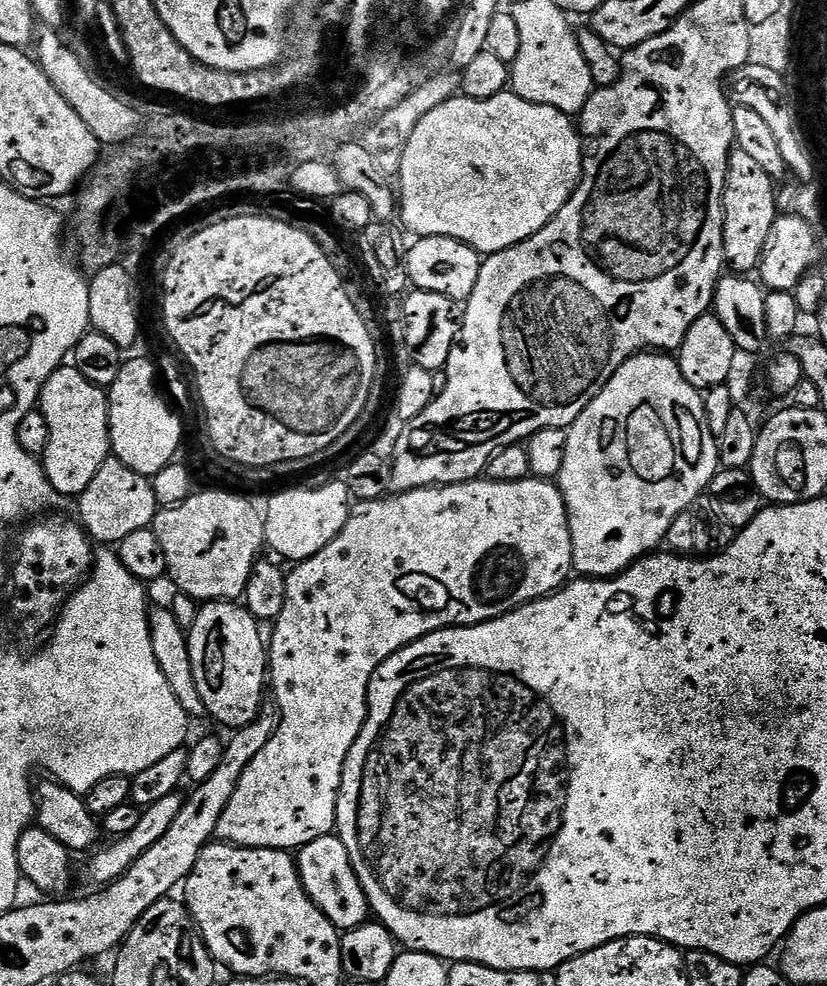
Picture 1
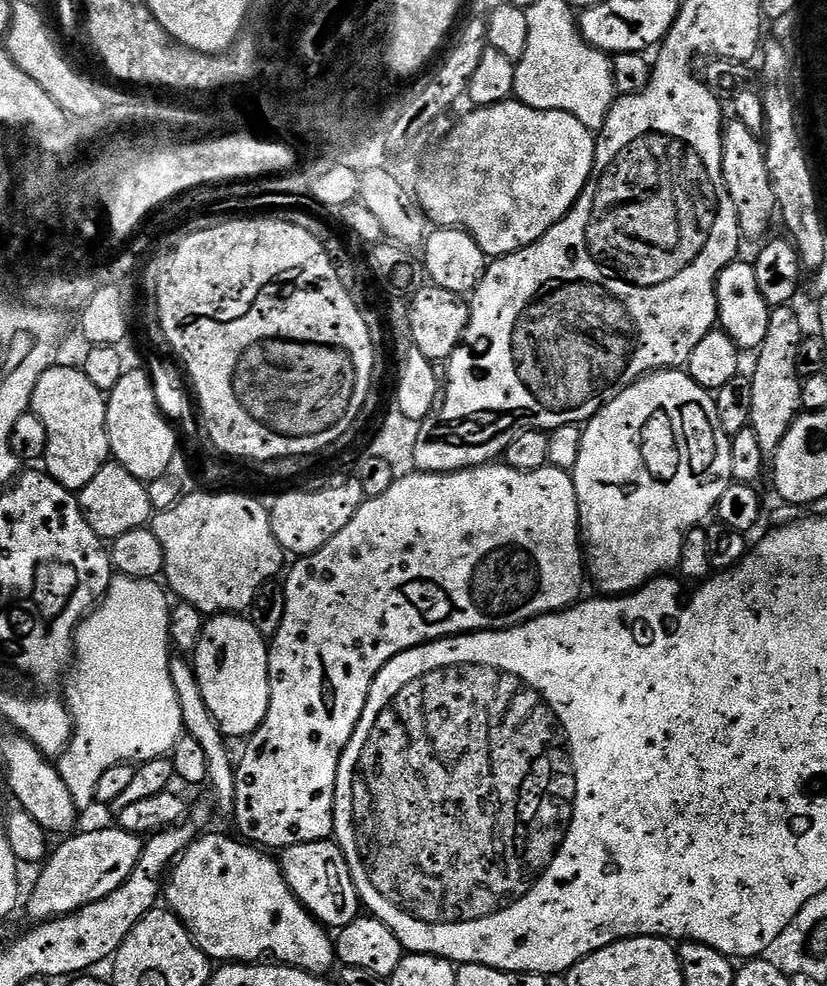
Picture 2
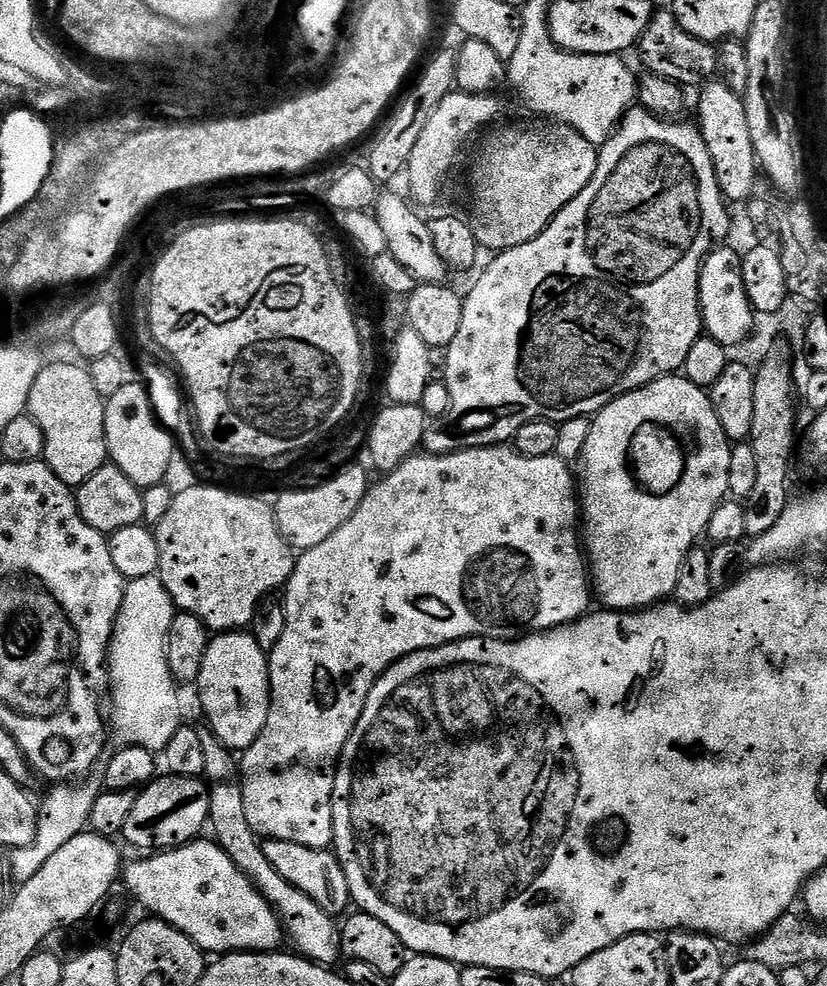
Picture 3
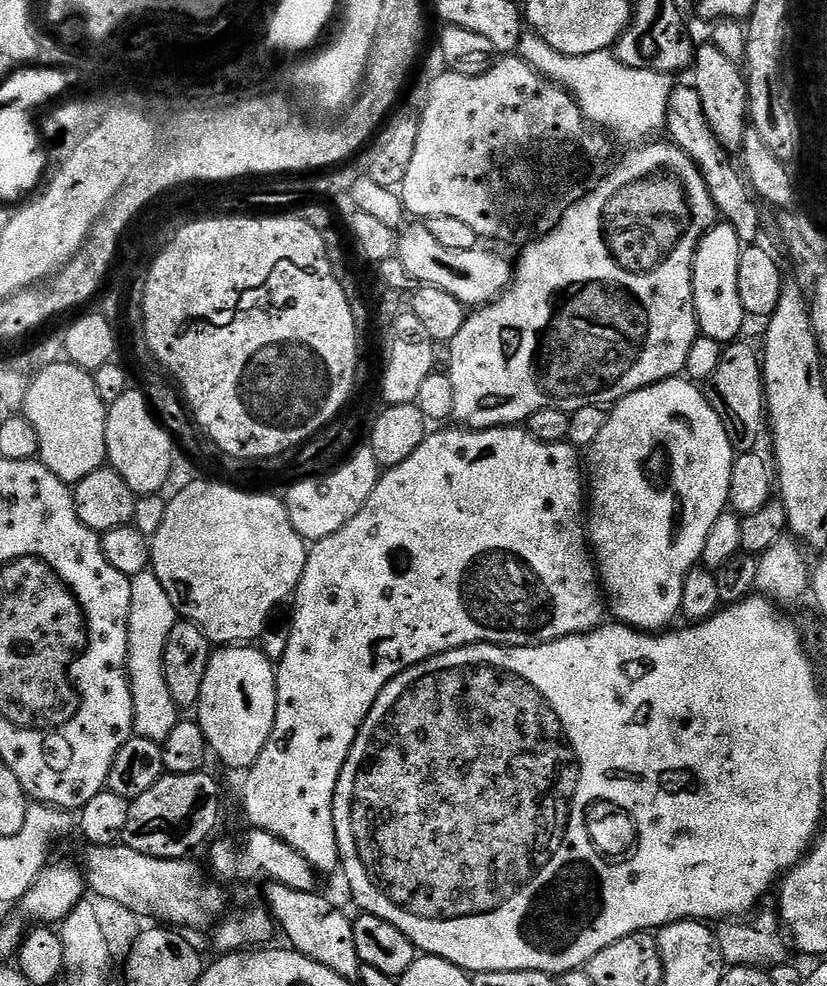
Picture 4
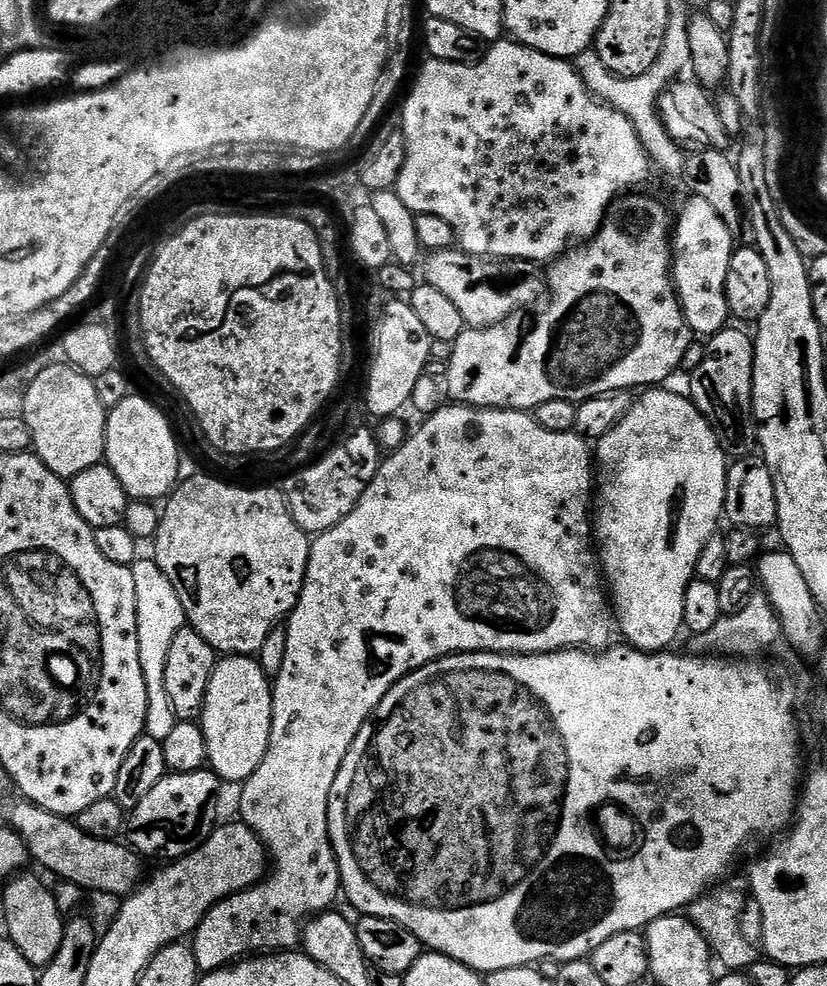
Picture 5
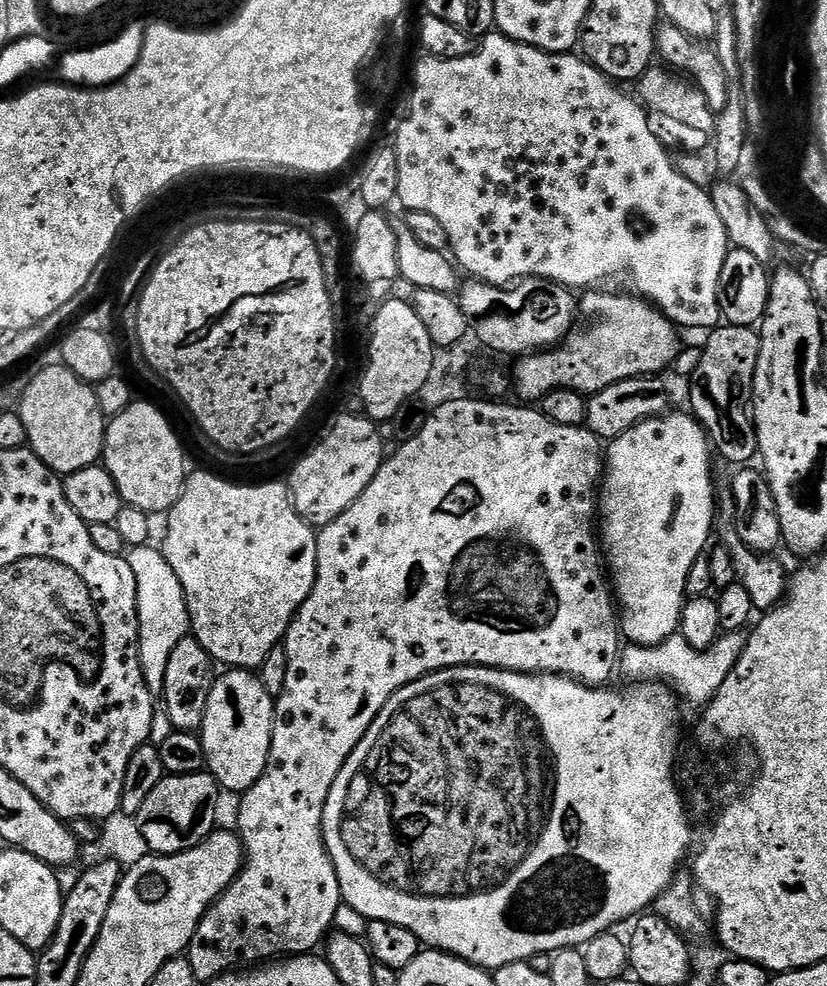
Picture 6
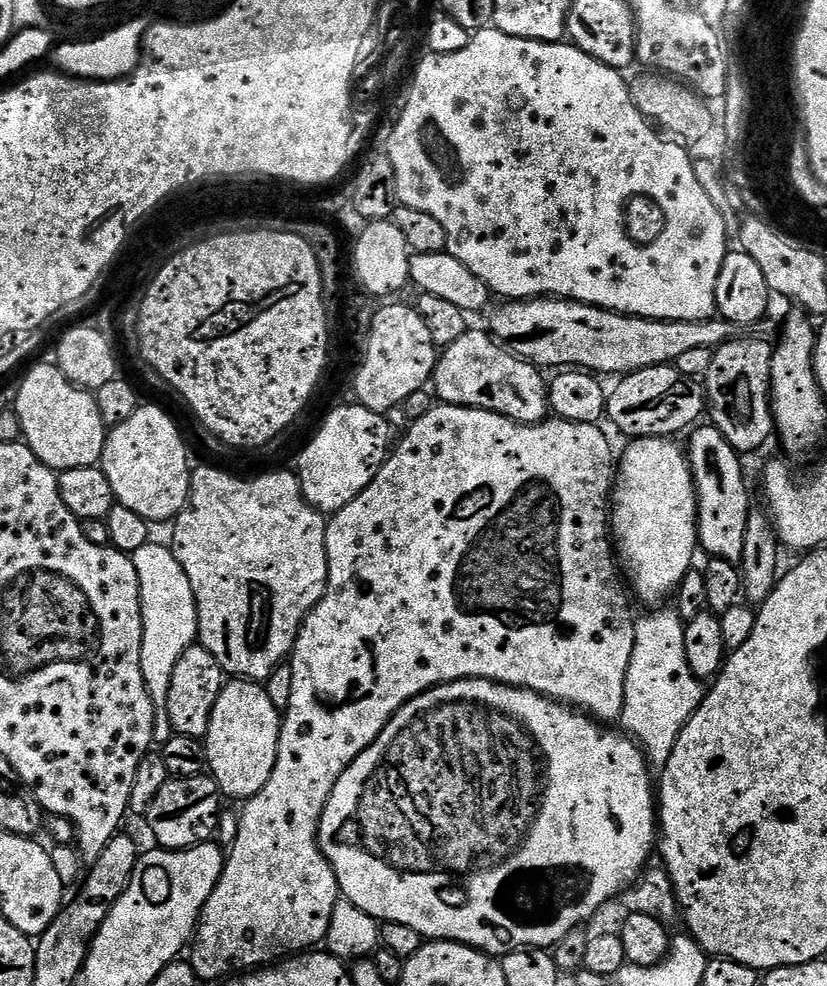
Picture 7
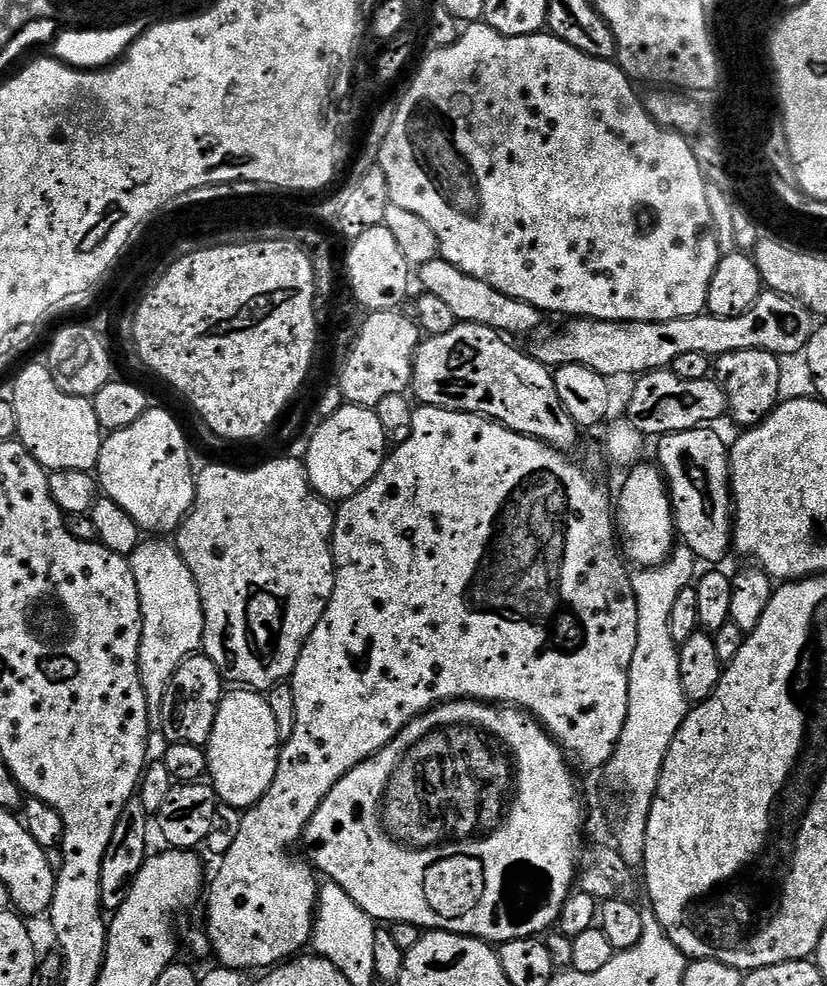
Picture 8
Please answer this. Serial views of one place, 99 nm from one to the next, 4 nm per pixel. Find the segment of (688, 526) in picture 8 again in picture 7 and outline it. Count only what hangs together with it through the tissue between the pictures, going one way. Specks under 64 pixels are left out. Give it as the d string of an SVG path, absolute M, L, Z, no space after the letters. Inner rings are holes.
M711 426L699 428L687 437L686 443L692 480L696 483L696 539L699 547L709 552L709 557L739 565L748 512L754 507L753 501L748 501L748 484L740 465L742 456L730 446L730 442L726 442L726 438L722 438L718 429Z

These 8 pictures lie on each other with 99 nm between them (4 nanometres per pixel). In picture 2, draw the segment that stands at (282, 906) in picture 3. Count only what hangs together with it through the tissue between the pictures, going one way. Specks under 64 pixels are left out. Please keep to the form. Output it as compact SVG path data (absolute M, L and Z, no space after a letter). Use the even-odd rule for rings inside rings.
M176 654L171 657L170 662L170 682L174 682L174 694L178 694L178 706L182 706L182 718L184 719L184 730L187 735L194 738L194 742L198 742L198 746L202 746L202 751L206 753L206 770L208 771L207 787L212 787L210 793L211 799L214 801L215 807L224 816L231 817L236 810L236 764L234 756L232 760L232 752L228 749L229 741L223 732L220 731L220 725L216 723L215 718L210 714L210 706L206 706L206 698L202 698L202 686L198 686L198 678L196 677L196 669L191 663L188 664L183 655Z

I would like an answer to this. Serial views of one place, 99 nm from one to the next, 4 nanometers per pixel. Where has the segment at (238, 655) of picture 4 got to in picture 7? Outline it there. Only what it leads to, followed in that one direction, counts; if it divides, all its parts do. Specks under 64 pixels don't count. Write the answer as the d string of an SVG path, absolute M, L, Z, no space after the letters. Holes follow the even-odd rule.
M239 678L229 679L225 683L218 694L218 702L214 702L208 735L203 741L204 749L208 751L207 771L225 797L233 796L239 802L247 802L254 794L258 794L258 790L262 790L262 786L266 786L278 754L281 719L282 713L274 706L274 702L270 702L263 683Z

